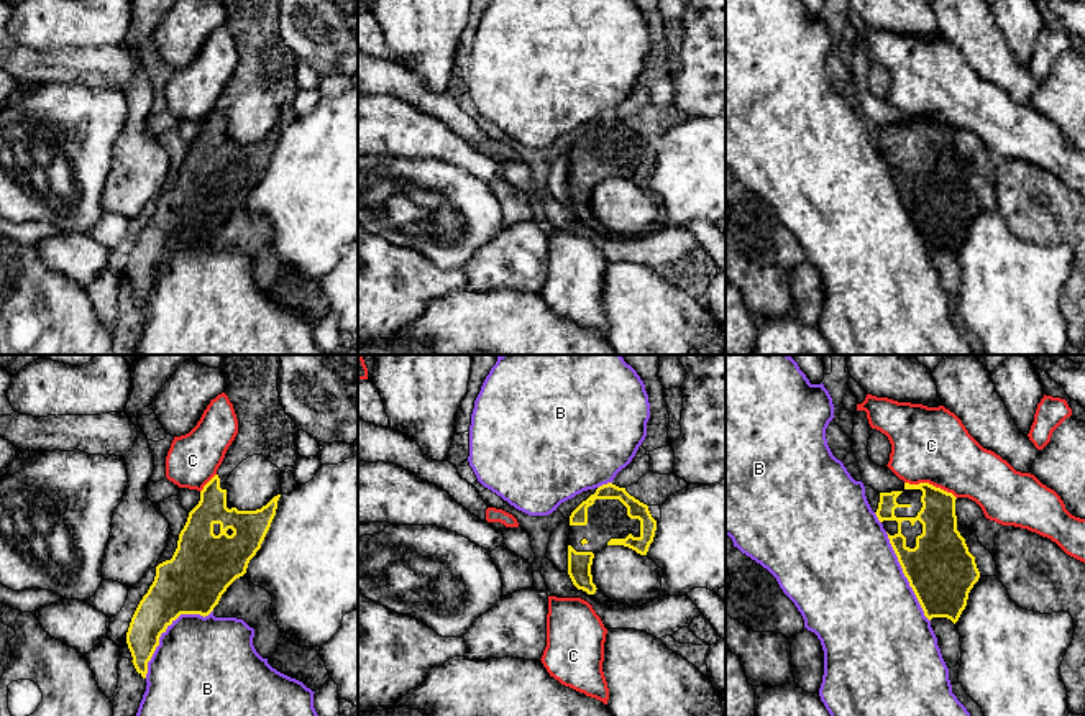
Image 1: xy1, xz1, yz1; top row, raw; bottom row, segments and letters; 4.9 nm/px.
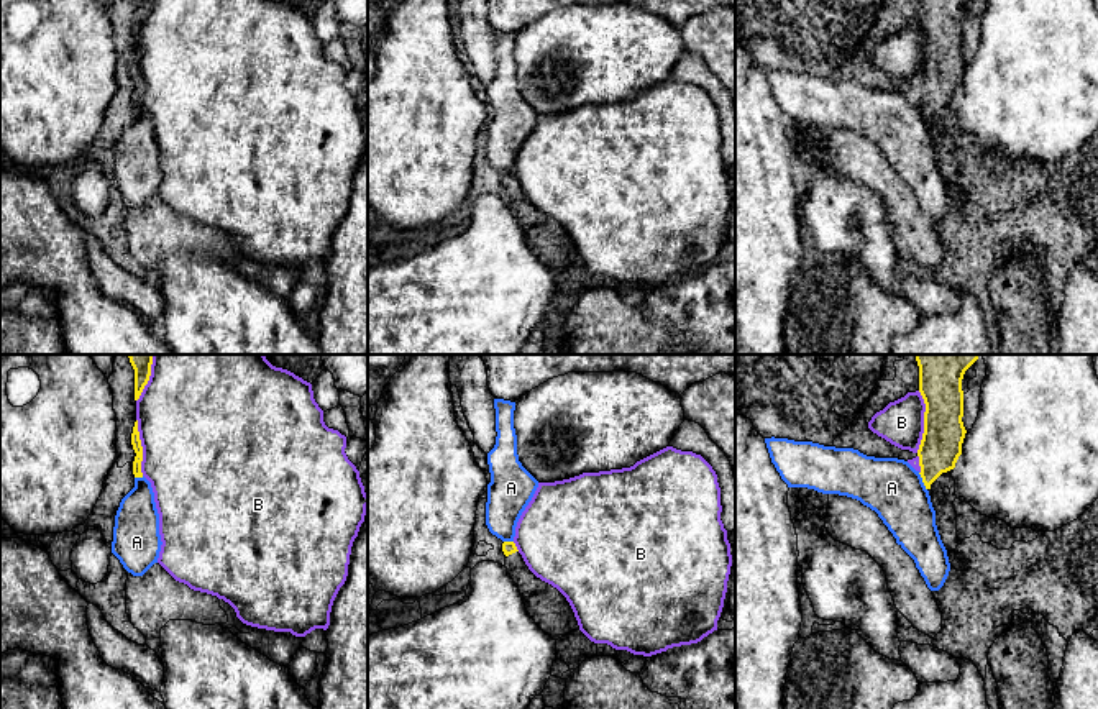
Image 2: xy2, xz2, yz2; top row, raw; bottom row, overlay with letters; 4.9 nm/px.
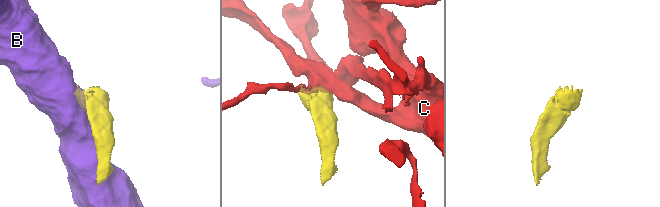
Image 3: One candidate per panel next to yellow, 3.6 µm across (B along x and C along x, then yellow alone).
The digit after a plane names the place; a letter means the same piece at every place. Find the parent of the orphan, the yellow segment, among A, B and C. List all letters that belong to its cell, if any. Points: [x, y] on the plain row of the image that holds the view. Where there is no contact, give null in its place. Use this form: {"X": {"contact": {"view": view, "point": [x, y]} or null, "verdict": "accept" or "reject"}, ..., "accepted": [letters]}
{"A": {"contact": {"view": "yz2", "point": [923, 114]}, "verdict": "reject"}, "B": {"contact": {"view": "xy1", "point": [164, 263]}, "verdict": "reject"}, "C": {"contact": {"view": "yz1", "point": [931, 117]}, "verdict": "reject"}, "accepted": []}

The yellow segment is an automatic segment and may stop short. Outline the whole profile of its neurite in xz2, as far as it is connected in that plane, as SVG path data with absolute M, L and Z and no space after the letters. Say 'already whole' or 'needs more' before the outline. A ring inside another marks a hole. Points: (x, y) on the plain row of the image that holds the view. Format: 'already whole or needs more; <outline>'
needs more; M504 174L502 184L507 205L517 217L525 241L535 256L553 272L578 263L578 253L566 230L528 202L515 176Z

